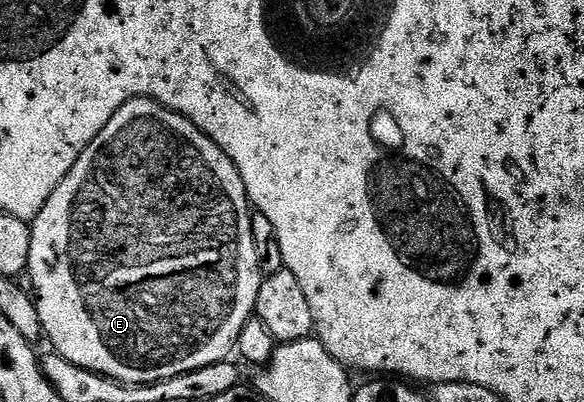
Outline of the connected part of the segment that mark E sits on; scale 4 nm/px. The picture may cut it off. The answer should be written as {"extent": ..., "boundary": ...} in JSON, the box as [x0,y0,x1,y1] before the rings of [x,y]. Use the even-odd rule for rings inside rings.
{"extent":[28,97,264,385],"boundary":[[[135,97],[133,101],[122,105],[120,111],[116,111],[116,115],[112,115],[112,119],[108,119],[108,123],[102,128],[100,135],[96,135],[96,139],[92,139],[92,143],[88,143],[86,150],[76,159],[72,171],[68,171],[68,175],[62,180],[60,187],[56,187],[56,191],[52,191],[44,211],[40,211],[40,215],[30,226],[32,251],[30,252],[28,278],[30,277],[31,282],[29,281],[29,284],[32,286],[33,296],[38,303],[40,323],[45,340],[47,342],[50,340],[54,344],[51,345],[53,352],[59,353],[64,359],[68,359],[68,363],[72,363],[76,367],[84,367],[88,371],[99,373],[105,377],[111,377],[114,381],[121,381],[123,385],[156,383],[160,379],[172,379],[176,375],[184,375],[188,371],[196,371],[200,367],[208,367],[217,361],[227,360],[235,352],[240,331],[258,308],[258,296],[264,280],[260,267],[256,263],[256,246],[252,244],[251,216],[252,206],[250,200],[246,197],[246,188],[240,179],[240,171],[236,171],[232,159],[228,159],[228,155],[224,155],[224,151],[220,151],[220,147],[216,147],[216,143],[212,143],[212,139],[208,139],[208,135],[200,132],[187,117],[182,117],[179,113],[172,112],[171,109],[165,109],[164,106],[156,104],[155,101],[149,101],[147,97]]]}

